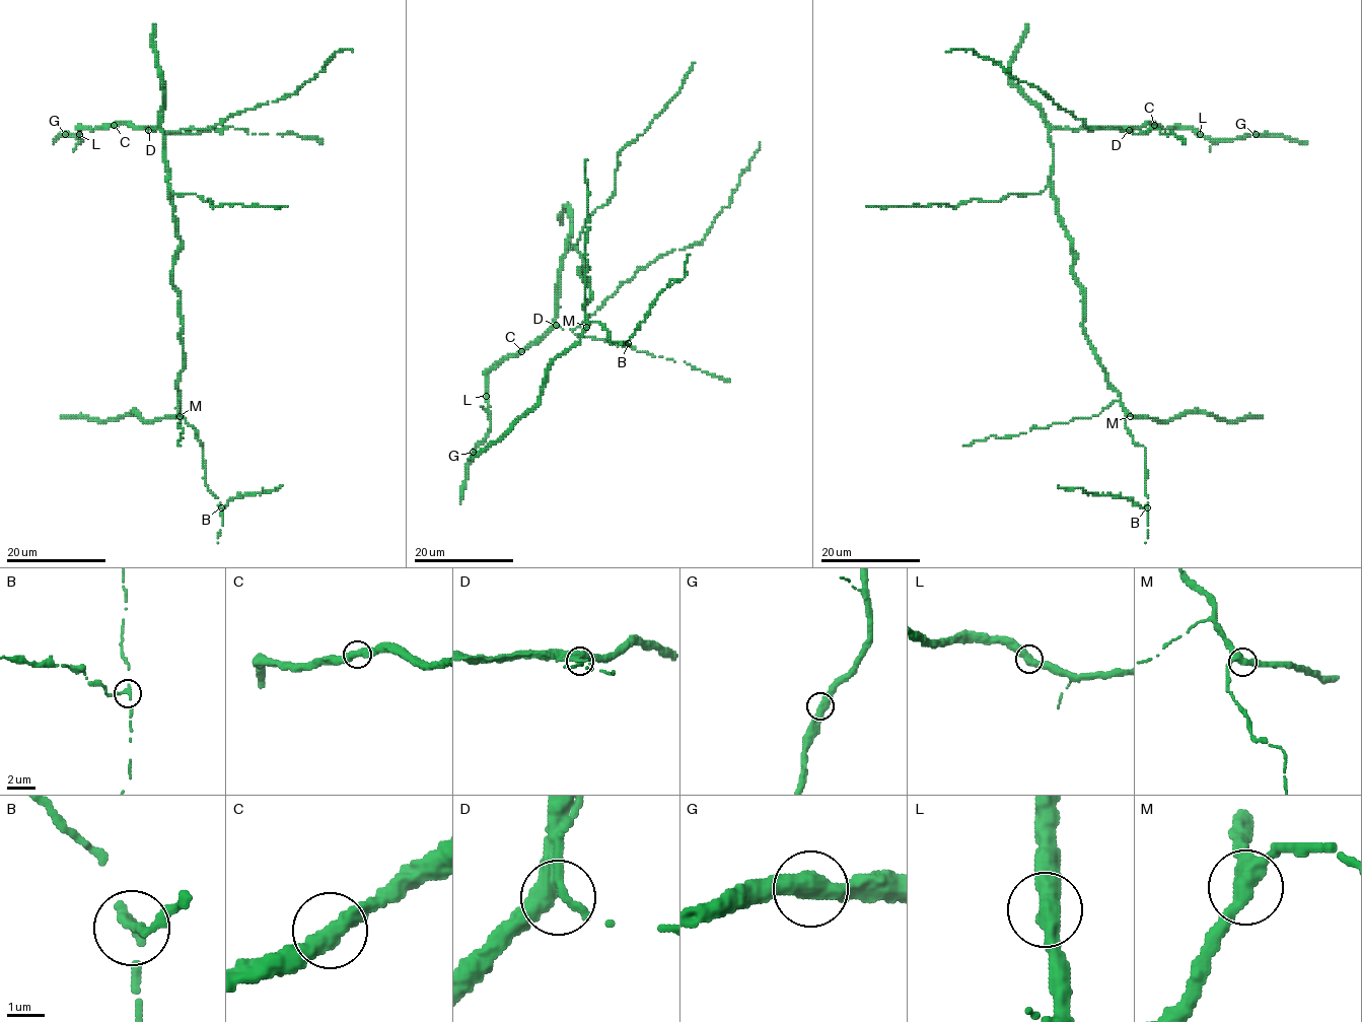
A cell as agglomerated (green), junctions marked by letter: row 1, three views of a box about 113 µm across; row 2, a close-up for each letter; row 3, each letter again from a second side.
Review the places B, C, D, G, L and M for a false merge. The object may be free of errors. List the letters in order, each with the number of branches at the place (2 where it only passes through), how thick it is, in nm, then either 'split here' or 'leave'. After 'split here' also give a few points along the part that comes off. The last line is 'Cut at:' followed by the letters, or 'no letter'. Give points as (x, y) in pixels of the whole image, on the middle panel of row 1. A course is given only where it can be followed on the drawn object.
B: branches 2; calibre 280 nm; leave
C: branches 2; calibre 420 nm; leave
D: branches 3; calibre 240 nm; leave
G: branches 2; calibre 440 nm; leave
L: branches 2; calibre 420 nm; leave
M: branches 3; calibre 360 nm; leave
Cut at: no letter

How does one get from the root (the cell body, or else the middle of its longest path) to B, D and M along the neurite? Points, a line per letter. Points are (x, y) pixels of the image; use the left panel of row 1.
B: (173, 201), (180, 249), (172, 284), (180, 296), (185, 358), (178, 410), (203, 448), (206, 486), (221, 507)
D: (173, 201), (167, 182), (162, 131), (148, 130)
M: (173, 201), (180, 249), (173, 262), (172, 284), (180, 296), (185, 358), (177, 385), (180, 416)

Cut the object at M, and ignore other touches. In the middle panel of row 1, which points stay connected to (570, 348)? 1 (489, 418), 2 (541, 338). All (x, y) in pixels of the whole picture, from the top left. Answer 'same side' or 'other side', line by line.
1: other side
2: other side

